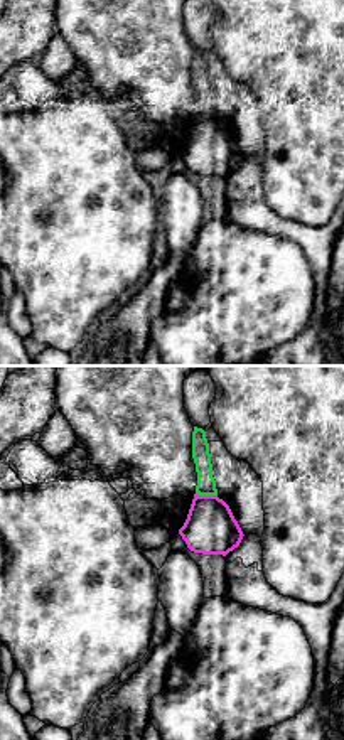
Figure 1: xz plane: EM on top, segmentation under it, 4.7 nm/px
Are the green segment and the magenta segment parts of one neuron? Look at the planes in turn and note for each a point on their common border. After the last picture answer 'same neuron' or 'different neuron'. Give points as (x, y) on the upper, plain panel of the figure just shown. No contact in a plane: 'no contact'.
(206, 117)

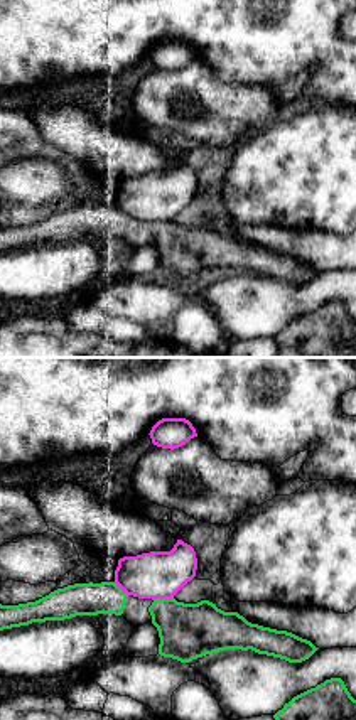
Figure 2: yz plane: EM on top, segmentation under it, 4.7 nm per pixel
(162, 221)

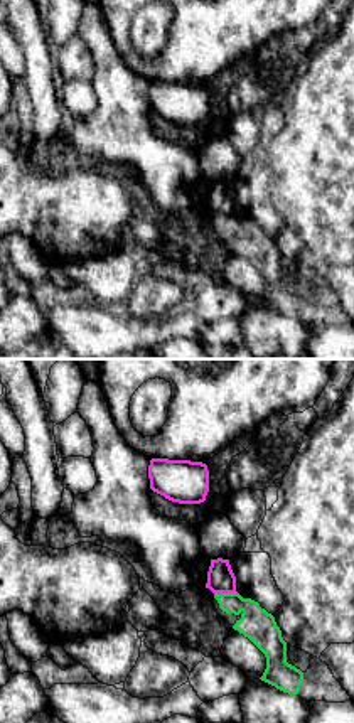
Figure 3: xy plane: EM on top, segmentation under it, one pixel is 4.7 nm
(226, 216)

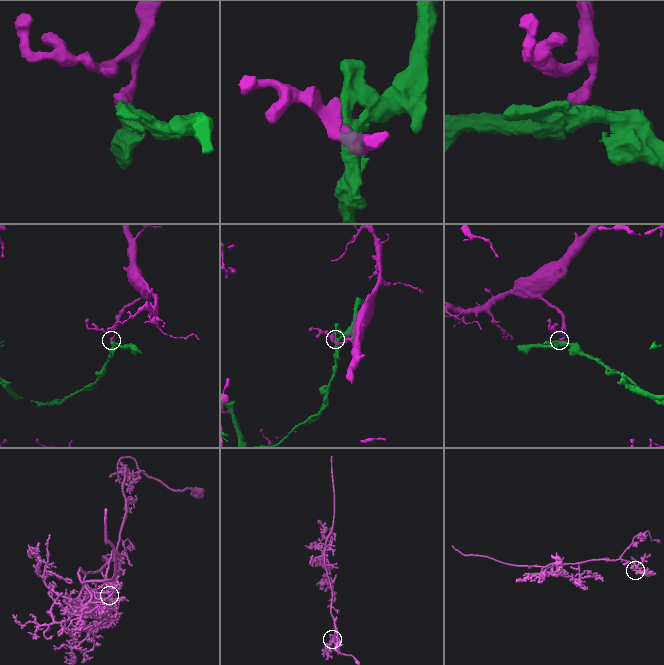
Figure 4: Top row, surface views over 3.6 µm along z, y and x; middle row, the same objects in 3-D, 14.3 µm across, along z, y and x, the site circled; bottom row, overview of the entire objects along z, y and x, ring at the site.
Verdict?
different neuron

